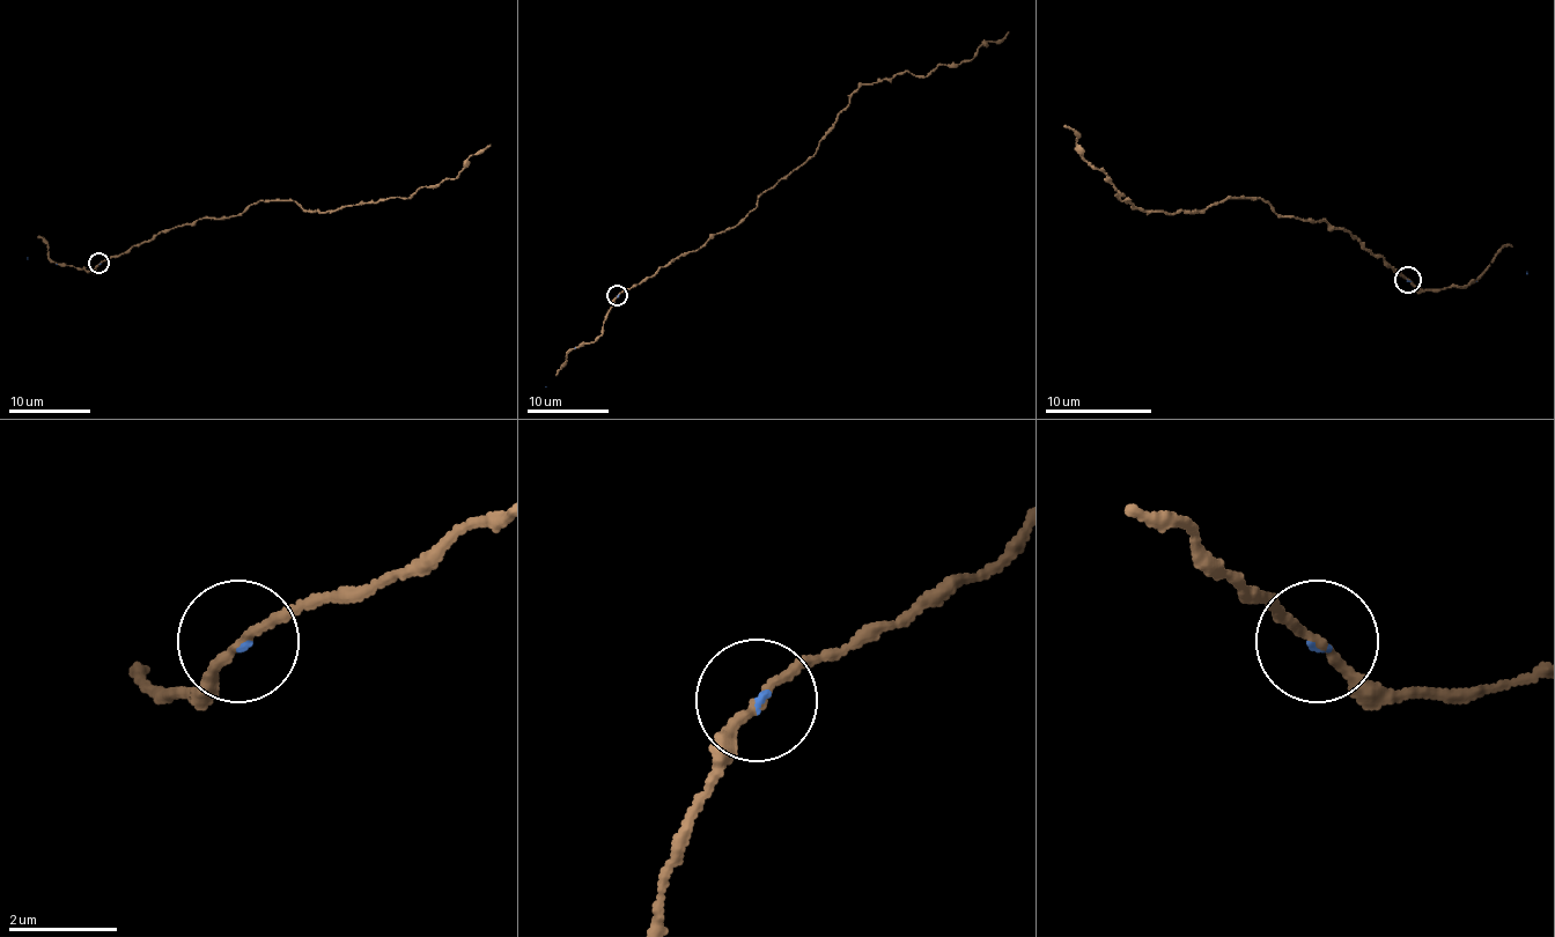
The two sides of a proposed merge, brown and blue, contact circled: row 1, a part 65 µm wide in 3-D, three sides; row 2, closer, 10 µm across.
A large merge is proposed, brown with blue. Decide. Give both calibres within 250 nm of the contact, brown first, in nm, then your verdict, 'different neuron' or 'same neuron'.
170 nm thick on the brown side, 50 nm on the other; same neuron

